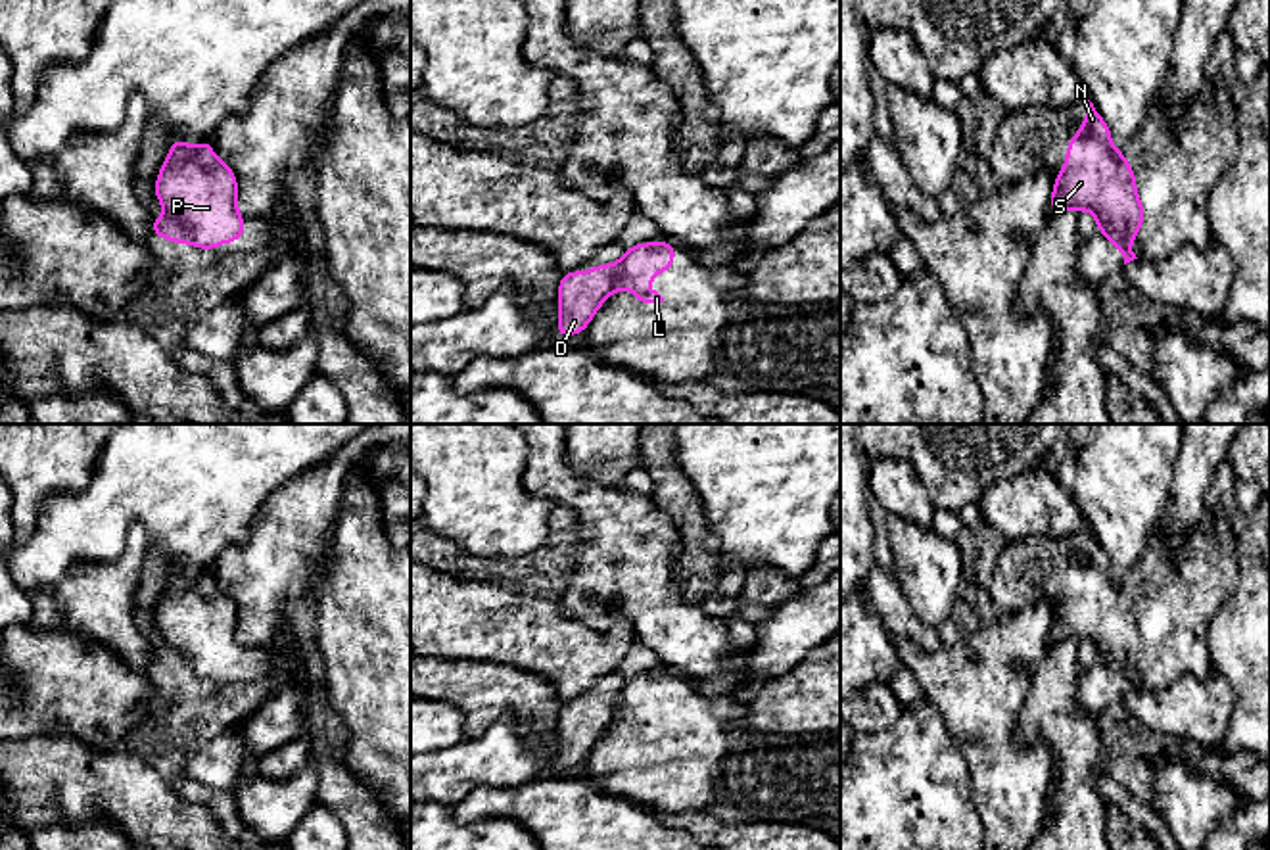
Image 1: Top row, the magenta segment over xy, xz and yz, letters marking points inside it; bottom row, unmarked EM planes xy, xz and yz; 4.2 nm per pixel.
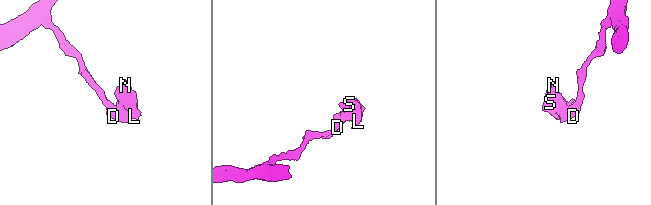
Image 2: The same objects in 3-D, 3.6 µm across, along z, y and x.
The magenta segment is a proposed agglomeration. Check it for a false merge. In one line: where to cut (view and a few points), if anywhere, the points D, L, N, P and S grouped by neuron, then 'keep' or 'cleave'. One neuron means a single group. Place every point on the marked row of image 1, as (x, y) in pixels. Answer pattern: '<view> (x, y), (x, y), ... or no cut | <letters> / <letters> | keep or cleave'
xy (167, 213), (198, 244) | D / L N P S | cleave

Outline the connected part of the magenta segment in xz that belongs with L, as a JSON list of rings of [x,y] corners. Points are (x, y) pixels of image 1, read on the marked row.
[[[668,240],[625,249],[612,292],[635,288],[633,303],[662,303],[664,297],[656,290],[650,292],[647,282],[658,272],[670,271],[675,253],[679,249],[671,248]]]

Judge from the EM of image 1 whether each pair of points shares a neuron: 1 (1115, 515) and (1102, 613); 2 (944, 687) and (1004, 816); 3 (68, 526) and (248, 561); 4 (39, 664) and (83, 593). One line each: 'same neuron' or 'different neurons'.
1: different neurons
2: same neuron
3: different neurons
4: different neurons

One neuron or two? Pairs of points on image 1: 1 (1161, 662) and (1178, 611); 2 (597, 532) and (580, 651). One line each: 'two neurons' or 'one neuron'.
1: one neuron
2: two neurons

